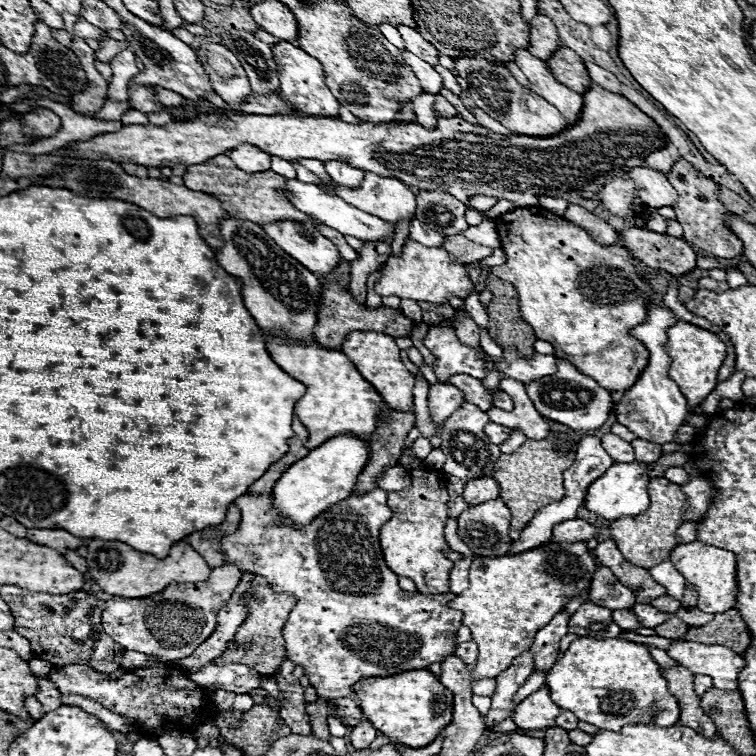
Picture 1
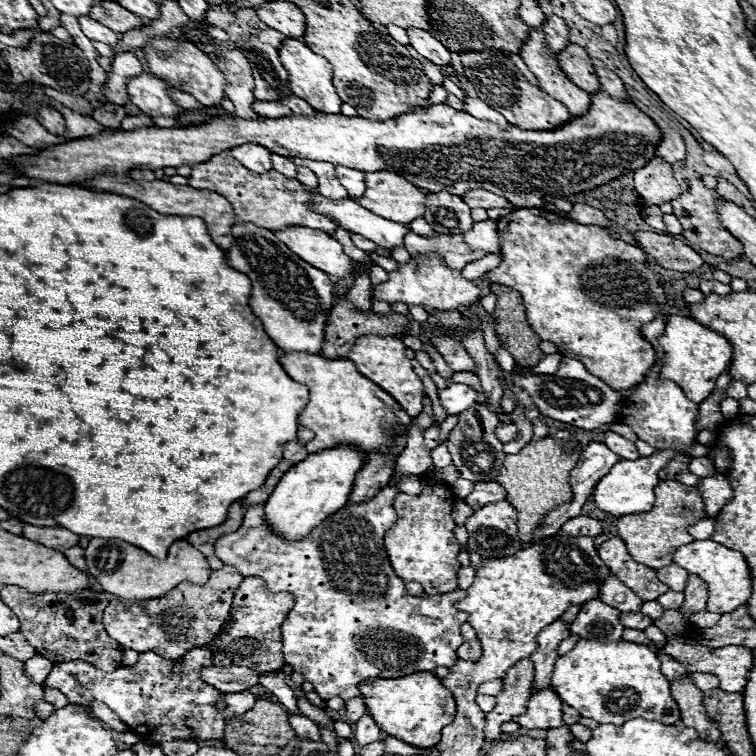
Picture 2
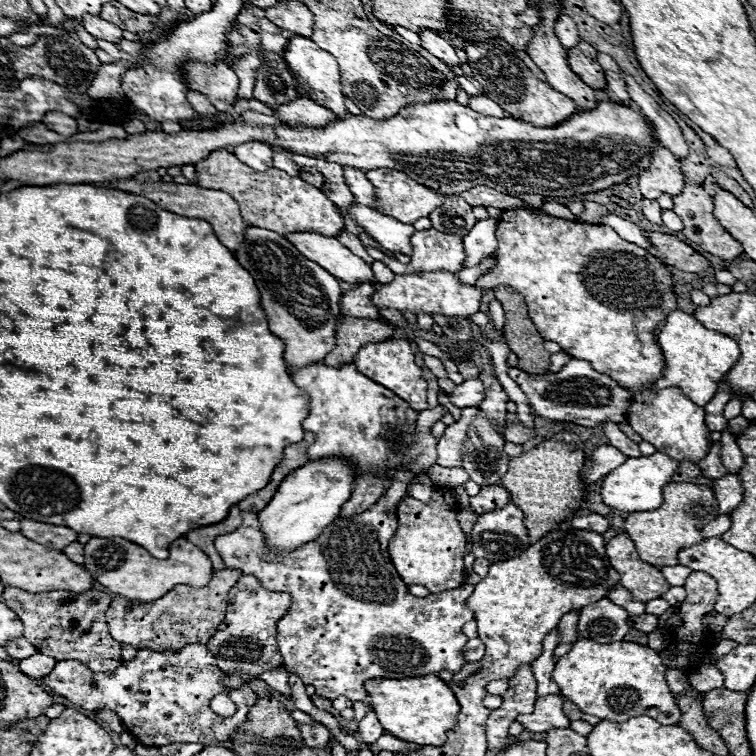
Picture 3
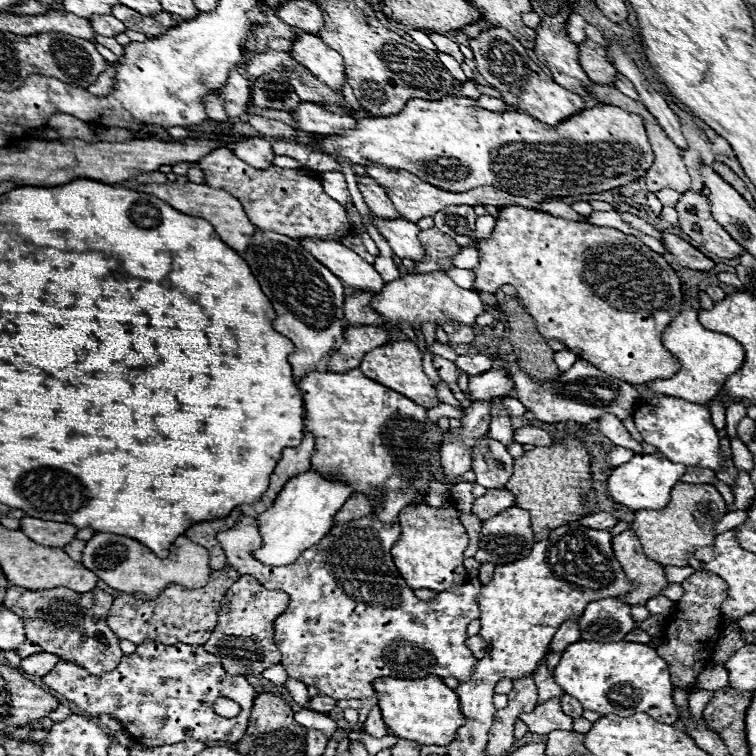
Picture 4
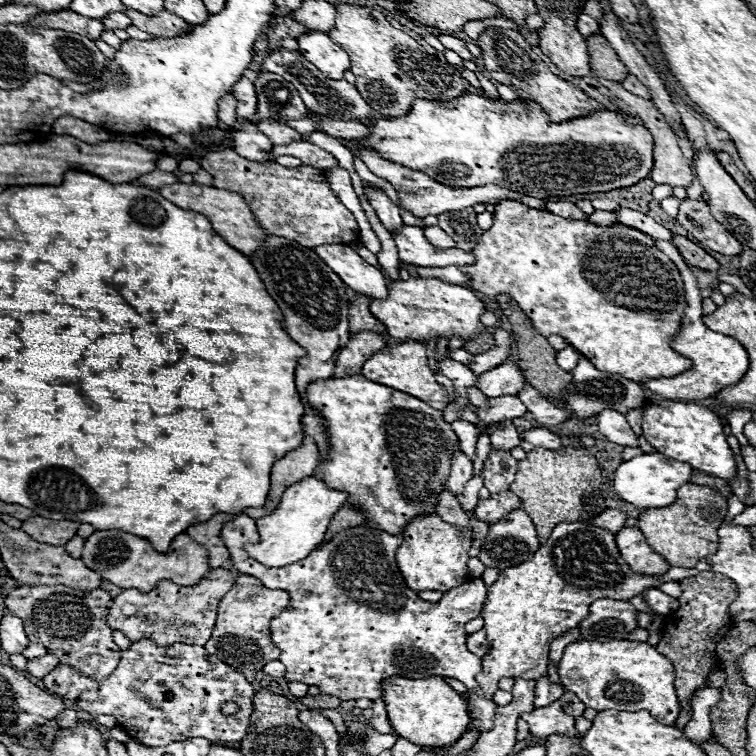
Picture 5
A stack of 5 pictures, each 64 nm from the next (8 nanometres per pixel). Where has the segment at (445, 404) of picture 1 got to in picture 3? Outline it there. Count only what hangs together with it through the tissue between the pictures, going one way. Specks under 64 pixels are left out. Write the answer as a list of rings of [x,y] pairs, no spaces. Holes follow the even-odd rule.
[[[480,378],[464,380],[460,386],[456,386],[454,392],[450,392],[450,400],[458,408],[468,408],[468,406],[478,406],[484,400],[486,386],[482,384]]]

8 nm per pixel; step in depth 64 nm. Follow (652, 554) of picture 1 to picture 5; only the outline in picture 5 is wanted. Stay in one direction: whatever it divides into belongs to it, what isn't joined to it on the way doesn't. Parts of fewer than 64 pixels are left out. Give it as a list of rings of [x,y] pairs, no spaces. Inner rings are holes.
[[[684,484],[684,488],[678,488],[678,498],[674,504],[642,512],[638,528],[644,532],[648,544],[656,552],[662,552],[668,564],[692,568],[704,556],[712,556],[718,552],[718,528],[726,516],[726,510],[726,498],[714,488]]]

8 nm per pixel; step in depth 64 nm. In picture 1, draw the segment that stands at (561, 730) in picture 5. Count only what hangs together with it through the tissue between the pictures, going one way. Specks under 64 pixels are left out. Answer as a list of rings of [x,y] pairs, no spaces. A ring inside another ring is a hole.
[[[542,686],[528,698],[524,698],[518,704],[518,712],[514,718],[518,728],[524,730],[540,730],[540,728],[552,728],[556,724],[556,716],[560,714],[562,708],[558,708],[550,700],[550,690]]]

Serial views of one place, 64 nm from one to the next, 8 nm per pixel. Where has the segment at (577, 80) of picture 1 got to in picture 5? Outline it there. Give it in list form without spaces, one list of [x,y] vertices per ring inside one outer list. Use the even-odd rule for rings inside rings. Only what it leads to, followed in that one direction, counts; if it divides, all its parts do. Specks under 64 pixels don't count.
[[[592,34],[588,38],[588,48],[590,48],[590,66],[598,78],[622,82],[628,76],[626,64],[618,58],[616,50],[610,46],[608,40],[604,40],[602,34]]]

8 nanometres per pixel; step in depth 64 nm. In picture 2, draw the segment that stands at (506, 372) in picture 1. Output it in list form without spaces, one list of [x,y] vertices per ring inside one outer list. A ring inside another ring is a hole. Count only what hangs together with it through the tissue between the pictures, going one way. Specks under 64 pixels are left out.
[[[548,354],[538,366],[524,368],[524,370],[520,368],[518,372],[522,372],[522,374],[554,374],[560,366],[560,360],[562,360],[562,354]]]

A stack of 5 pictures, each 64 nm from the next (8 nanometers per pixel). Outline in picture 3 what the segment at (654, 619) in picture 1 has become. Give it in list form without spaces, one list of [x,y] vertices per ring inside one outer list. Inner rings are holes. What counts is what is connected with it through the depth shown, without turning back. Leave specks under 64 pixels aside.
[[[656,598],[656,600],[650,600],[648,604],[646,604],[646,612],[648,614],[654,614],[654,616],[660,616],[662,612],[666,612],[668,608],[672,608],[664,598]]]

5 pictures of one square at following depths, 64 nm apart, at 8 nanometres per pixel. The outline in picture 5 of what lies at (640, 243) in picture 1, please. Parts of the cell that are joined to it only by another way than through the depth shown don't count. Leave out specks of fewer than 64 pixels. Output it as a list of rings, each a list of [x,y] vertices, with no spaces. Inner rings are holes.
[[[674,236],[672,242],[678,246],[682,258],[684,258],[690,266],[696,266],[696,268],[702,268],[702,270],[718,270],[718,268],[720,268],[718,260],[716,260],[714,256],[710,256],[706,250],[702,250],[698,244],[690,242],[688,238],[684,238],[684,236]]]

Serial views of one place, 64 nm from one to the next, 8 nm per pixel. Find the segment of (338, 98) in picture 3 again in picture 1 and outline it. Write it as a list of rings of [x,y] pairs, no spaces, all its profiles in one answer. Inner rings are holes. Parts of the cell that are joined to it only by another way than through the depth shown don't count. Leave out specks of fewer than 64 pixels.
[[[278,42],[274,48],[274,58],[276,58],[276,64],[280,68],[280,98],[282,100],[288,100],[296,114],[306,114],[306,116],[338,116],[338,110],[340,110],[340,104],[338,100],[332,96],[332,92],[328,90],[328,86],[324,84],[324,68],[322,64],[306,54],[302,48],[298,48],[296,44],[292,42]]]

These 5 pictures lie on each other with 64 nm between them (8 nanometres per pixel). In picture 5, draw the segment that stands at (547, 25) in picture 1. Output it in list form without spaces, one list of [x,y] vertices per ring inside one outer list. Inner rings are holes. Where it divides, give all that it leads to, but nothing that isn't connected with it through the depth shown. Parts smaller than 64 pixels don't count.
[[[580,14],[578,28],[580,28],[580,32],[584,32],[584,36],[590,36],[594,32],[600,32],[600,22],[588,14]]]

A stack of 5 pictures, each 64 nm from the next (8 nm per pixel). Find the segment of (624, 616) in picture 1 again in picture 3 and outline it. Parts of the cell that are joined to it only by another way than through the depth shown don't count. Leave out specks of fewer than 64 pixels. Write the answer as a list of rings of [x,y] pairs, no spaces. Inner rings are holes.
[[[642,614],[642,616],[632,616],[632,628],[638,628],[646,634],[658,630],[658,616],[654,614]]]

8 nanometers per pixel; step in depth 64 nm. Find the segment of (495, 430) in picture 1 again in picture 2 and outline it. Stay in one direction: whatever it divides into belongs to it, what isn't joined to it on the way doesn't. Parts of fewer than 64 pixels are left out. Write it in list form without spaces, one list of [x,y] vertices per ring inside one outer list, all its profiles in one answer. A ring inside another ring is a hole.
[[[500,424],[496,428],[496,436],[502,440],[502,442],[512,442],[516,436],[518,436],[518,426],[516,424]]]

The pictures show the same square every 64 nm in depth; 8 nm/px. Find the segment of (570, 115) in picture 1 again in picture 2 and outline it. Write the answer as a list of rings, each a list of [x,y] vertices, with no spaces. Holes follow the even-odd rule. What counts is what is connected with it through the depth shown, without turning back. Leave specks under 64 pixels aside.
[[[534,28],[528,42],[522,46],[520,56],[540,80],[540,88],[552,92],[556,100],[564,100],[572,116],[582,116],[590,108],[590,94],[578,88],[560,68],[558,54],[550,52],[546,46],[546,34],[542,28]]]

